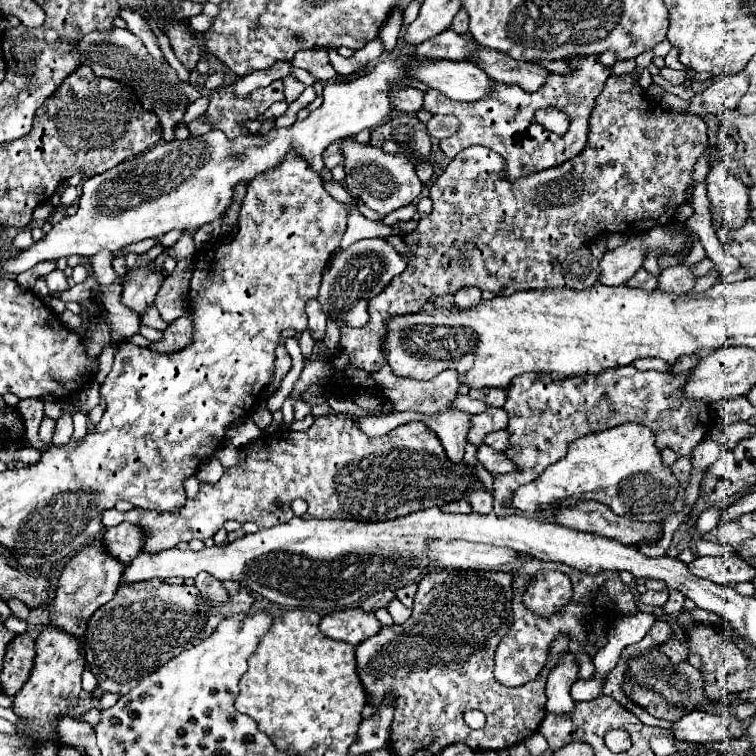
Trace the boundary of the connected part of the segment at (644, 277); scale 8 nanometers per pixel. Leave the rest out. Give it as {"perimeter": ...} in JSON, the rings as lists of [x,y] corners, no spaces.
{"perimeter":[[[640,268],[638,274],[634,274],[634,278],[626,286],[634,286],[634,288],[642,288],[642,290],[654,290],[658,286],[658,274],[648,274],[644,268]]]}

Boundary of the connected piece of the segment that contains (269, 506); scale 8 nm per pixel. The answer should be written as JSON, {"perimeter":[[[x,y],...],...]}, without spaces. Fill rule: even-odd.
{"perimeter":[[[332,414],[318,416],[306,432],[282,428],[242,446],[238,466],[228,468],[216,484],[200,484],[200,494],[186,500],[180,510],[158,514],[138,508],[130,512],[112,508],[102,514],[102,522],[106,528],[126,520],[140,526],[146,534],[144,552],[156,554],[178,546],[178,542],[212,538],[226,520],[256,522],[258,528],[288,522],[294,518],[290,504],[296,498],[308,502],[308,512],[302,518],[378,522],[462,500],[464,490],[474,484],[480,484],[474,468],[464,462],[450,462],[440,438],[424,422],[410,422],[380,438],[370,438],[346,414]]]}

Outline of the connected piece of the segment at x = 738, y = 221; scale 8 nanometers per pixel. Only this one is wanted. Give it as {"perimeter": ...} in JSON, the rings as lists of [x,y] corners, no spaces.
{"perimeter":[[[718,160],[706,176],[712,218],[716,224],[728,224],[730,230],[740,230],[750,218],[748,188]]]}

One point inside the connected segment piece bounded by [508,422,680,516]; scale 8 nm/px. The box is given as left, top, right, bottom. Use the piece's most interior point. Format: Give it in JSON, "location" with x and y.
{"location":[621,467]}

